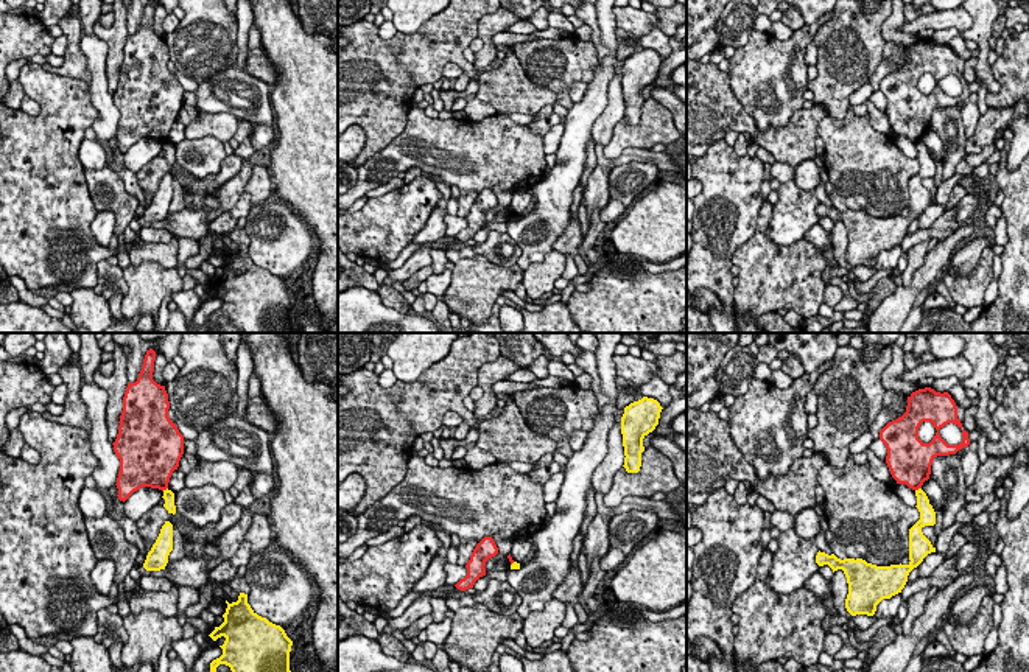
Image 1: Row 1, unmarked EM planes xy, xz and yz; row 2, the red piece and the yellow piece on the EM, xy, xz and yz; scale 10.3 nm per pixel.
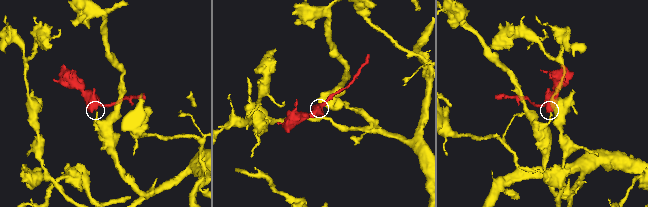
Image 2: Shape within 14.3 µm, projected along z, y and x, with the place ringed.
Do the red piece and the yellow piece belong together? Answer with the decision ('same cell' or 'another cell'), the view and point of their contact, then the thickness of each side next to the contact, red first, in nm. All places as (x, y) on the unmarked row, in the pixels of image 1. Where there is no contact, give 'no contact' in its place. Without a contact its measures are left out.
another cell | yz (917, 140) | 400/140 nm

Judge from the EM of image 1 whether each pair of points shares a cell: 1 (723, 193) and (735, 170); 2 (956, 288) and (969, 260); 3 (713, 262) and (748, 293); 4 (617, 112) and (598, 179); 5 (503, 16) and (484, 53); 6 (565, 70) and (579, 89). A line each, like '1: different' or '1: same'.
1: same
2: different
3: different
4: different
5: same
6: different

